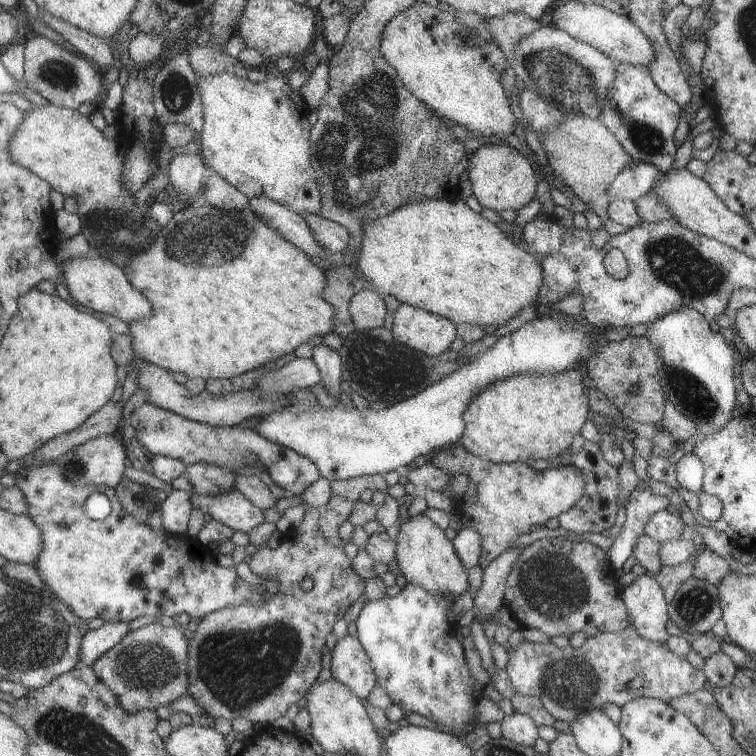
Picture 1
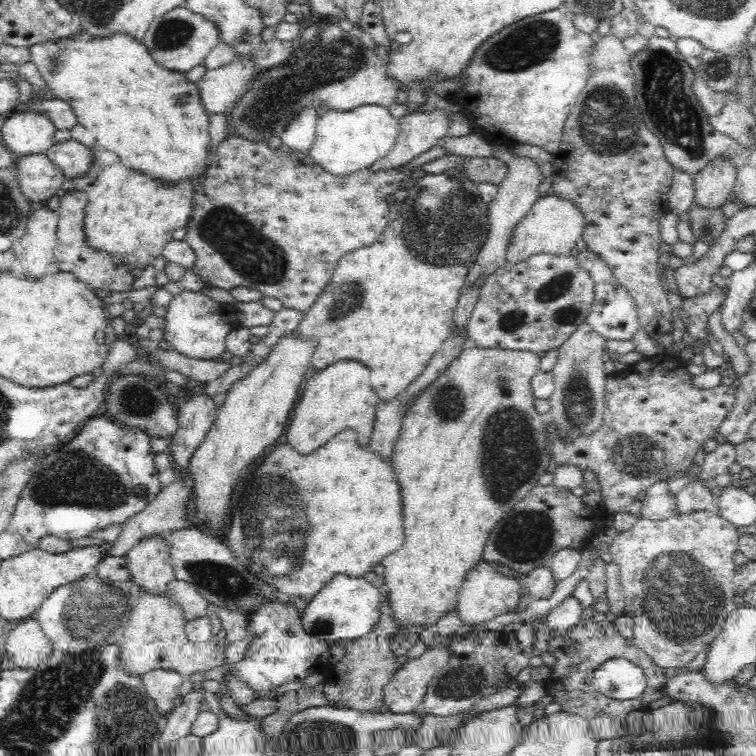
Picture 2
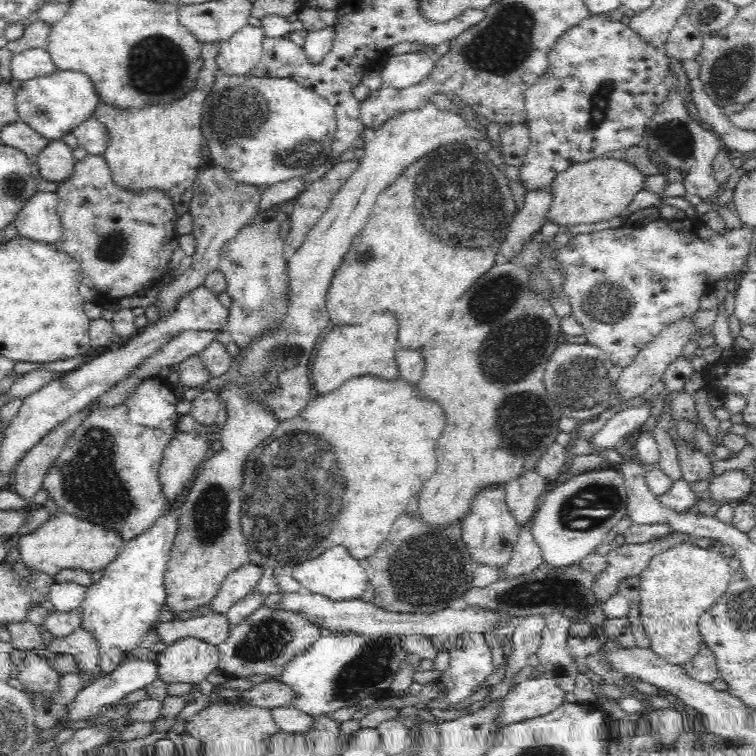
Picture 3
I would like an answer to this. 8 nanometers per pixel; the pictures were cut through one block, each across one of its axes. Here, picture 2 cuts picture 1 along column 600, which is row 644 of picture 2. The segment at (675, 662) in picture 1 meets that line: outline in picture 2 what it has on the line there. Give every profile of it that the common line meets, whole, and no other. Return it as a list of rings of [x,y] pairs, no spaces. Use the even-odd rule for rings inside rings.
[[[709,509],[690,514],[677,513],[670,518],[657,521],[638,516],[638,520],[632,528],[618,534],[609,546],[608,551],[611,553],[613,562],[618,565],[621,585],[623,586],[624,614],[630,616],[634,621],[634,636],[631,639],[633,646],[644,652],[653,661],[653,664],[656,664],[659,668],[664,670],[668,668],[684,670],[684,665],[693,661],[704,650],[704,647],[710,646],[713,640],[722,633],[727,615],[737,607],[736,603],[734,603],[735,590],[732,586],[736,565],[734,565],[732,558],[734,558],[734,553],[738,550],[739,536],[738,529],[732,523],[720,517],[715,509]]]

